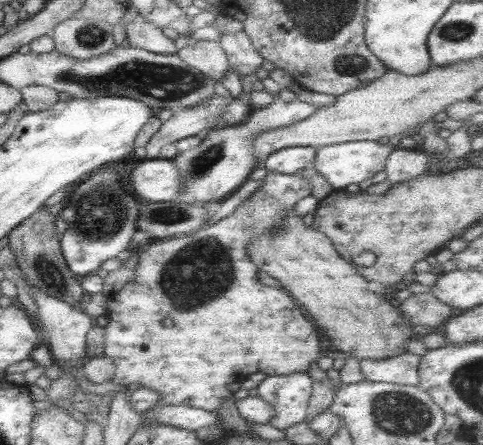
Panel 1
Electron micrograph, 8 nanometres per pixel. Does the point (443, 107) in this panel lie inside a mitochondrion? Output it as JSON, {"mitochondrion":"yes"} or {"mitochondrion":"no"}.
{"mitochondrion":"no"}

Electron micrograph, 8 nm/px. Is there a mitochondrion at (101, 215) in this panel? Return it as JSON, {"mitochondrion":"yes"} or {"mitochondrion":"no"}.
{"mitochondrion":"yes"}

